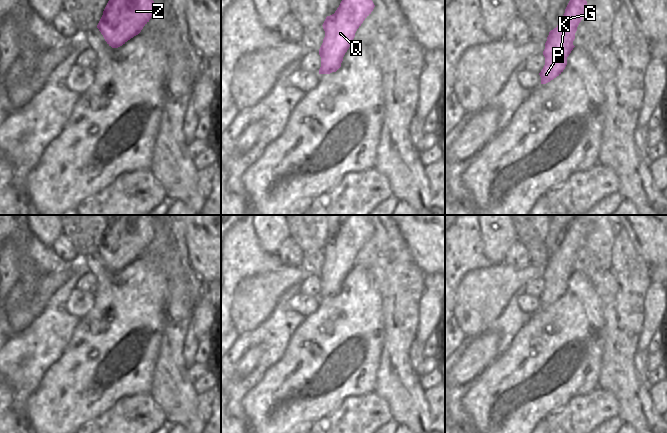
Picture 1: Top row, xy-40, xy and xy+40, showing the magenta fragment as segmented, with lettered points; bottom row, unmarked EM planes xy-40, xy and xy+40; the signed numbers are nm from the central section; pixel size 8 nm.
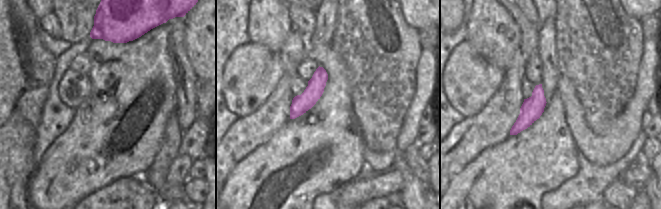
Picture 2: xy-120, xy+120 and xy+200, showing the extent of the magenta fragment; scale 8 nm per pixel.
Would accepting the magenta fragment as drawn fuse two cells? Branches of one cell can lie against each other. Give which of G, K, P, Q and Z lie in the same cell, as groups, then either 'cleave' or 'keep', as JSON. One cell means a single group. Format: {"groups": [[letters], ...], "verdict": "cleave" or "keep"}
{"groups": [["G", "K", "P", "Q", "Z"]], "verdict": "keep"}

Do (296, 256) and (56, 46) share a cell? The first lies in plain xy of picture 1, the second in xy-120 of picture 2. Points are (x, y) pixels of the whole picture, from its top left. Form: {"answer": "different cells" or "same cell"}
{"answer": "different cells"}

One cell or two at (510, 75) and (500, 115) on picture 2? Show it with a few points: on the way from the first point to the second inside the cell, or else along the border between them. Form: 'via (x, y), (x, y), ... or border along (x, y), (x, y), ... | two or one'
via (510, 85), (509, 96), (504, 105) | one

